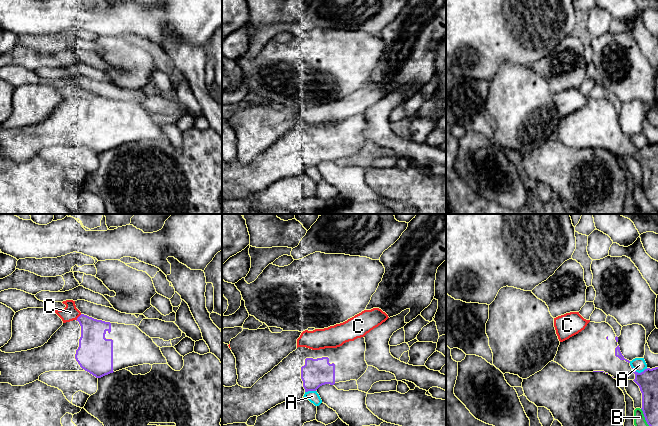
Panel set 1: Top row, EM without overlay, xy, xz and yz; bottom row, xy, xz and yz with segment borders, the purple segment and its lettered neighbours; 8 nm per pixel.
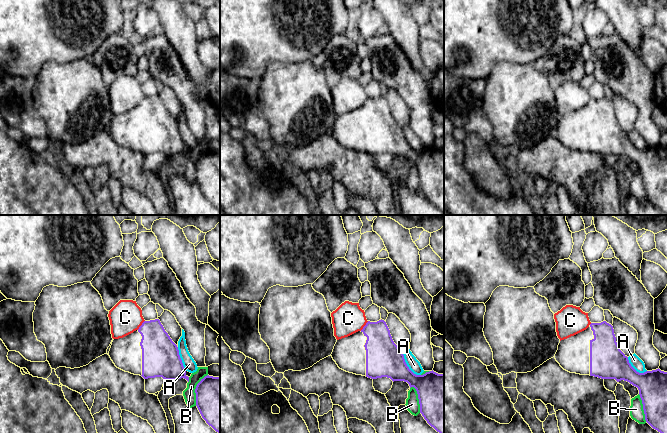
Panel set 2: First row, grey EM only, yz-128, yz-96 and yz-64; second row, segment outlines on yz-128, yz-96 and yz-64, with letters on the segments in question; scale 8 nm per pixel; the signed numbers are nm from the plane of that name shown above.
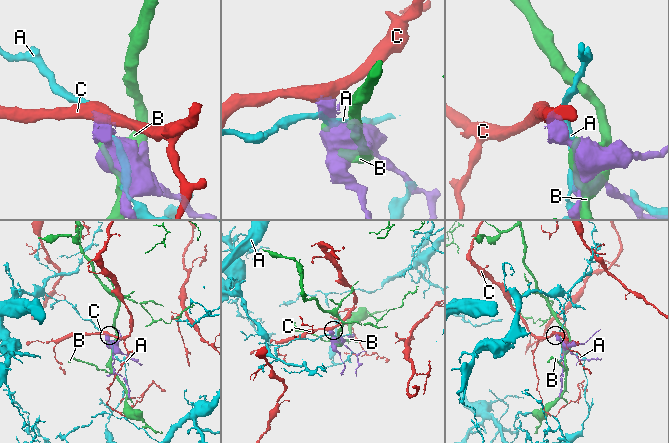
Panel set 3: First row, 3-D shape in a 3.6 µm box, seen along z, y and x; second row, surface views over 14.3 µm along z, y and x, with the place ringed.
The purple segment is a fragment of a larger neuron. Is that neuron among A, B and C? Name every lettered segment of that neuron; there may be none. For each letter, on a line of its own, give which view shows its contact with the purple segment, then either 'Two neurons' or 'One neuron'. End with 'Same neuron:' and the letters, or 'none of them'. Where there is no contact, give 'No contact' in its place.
A: Touches purple in yz. Two neurons
B: Touches purple in yz. Two neurons
C: Touches purple in xy. Two neurons
Same neuron: none of them

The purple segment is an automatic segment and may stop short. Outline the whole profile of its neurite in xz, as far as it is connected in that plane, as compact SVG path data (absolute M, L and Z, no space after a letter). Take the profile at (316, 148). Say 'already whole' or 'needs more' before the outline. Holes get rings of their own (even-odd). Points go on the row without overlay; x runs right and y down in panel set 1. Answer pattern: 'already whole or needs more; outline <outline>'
needs more; outline M364 113L346 118L337 124L312 126L298 123L251 164L243 164L238 160L232 163L222 162L222 201L247 199L250 193L258 193L283 178L300 176L306 168L316 167L325 160L357 157L368 144L365 127Z

